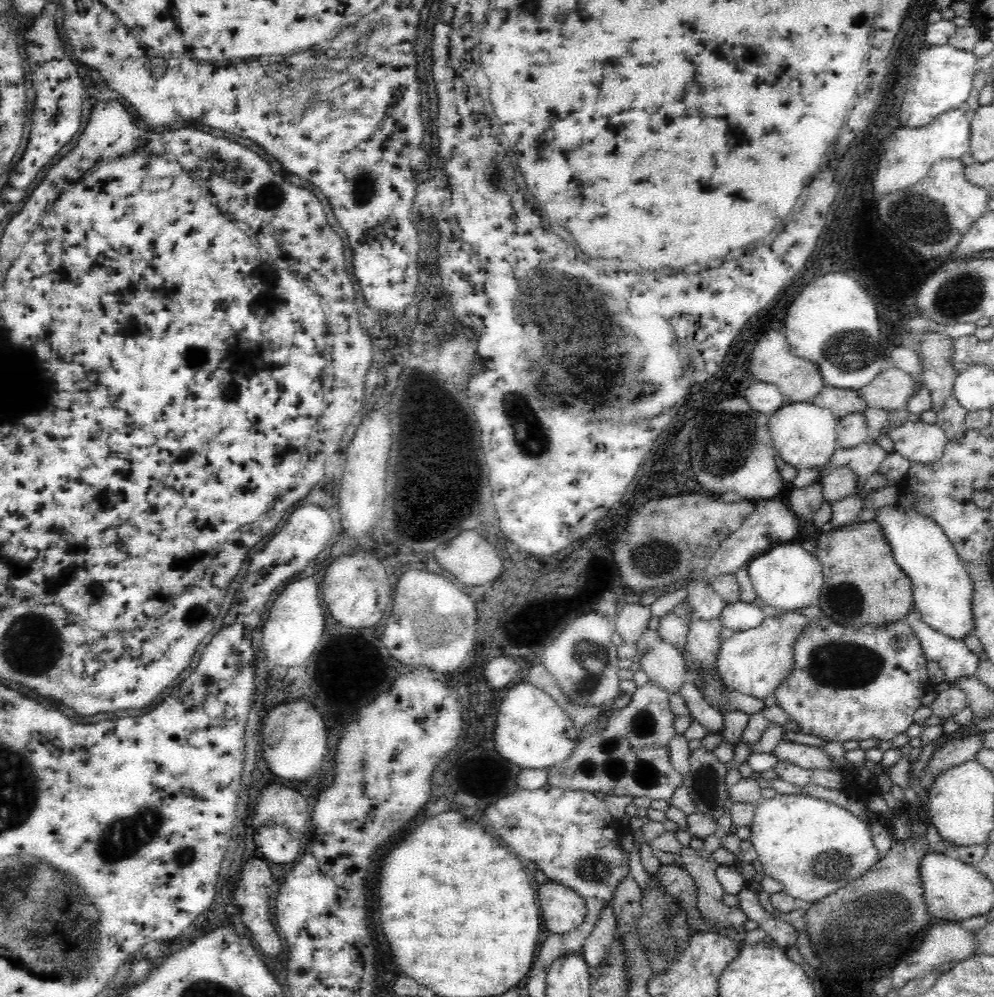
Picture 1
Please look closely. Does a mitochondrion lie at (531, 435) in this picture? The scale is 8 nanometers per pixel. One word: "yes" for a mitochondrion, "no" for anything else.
yes

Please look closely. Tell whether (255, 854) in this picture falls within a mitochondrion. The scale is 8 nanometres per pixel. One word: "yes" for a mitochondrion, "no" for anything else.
no

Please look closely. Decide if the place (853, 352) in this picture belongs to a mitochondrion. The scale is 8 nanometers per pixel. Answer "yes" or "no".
yes

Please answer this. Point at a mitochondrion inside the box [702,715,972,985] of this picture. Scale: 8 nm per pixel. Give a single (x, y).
(886, 915)

